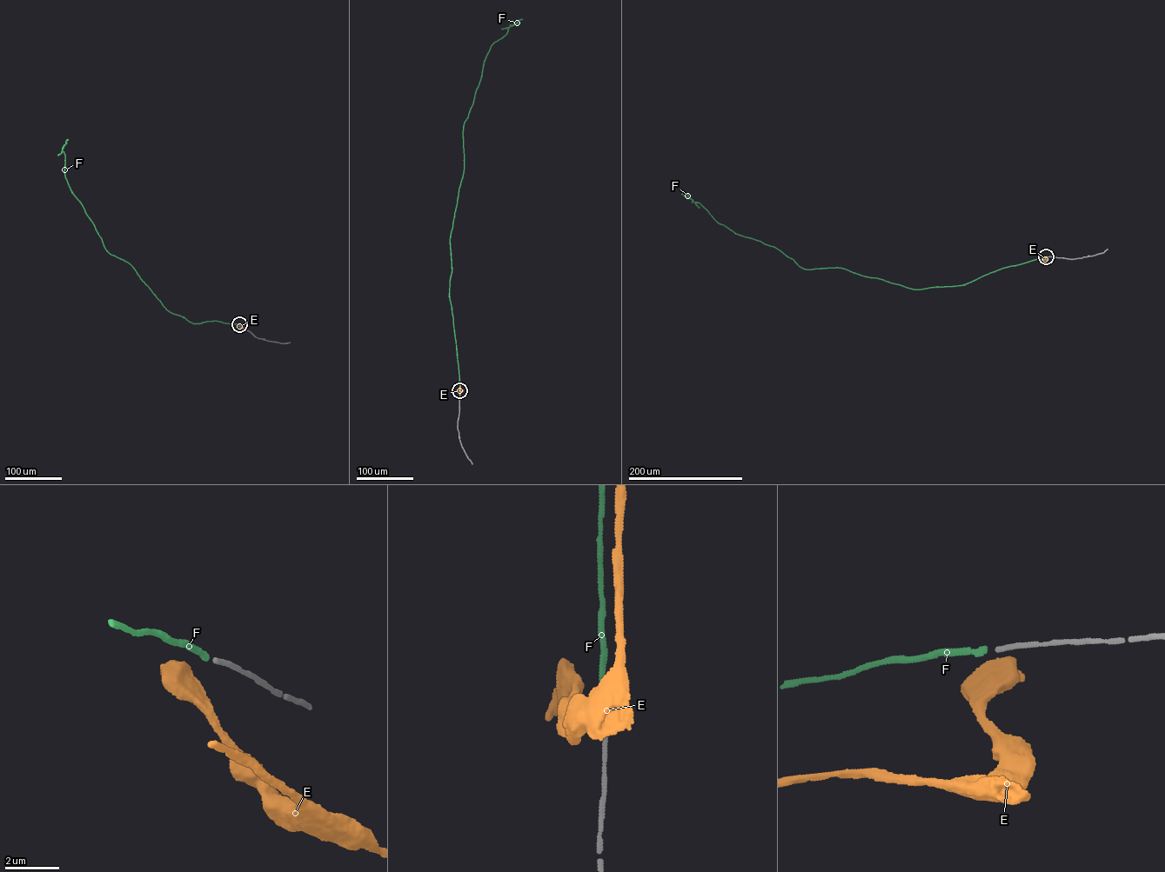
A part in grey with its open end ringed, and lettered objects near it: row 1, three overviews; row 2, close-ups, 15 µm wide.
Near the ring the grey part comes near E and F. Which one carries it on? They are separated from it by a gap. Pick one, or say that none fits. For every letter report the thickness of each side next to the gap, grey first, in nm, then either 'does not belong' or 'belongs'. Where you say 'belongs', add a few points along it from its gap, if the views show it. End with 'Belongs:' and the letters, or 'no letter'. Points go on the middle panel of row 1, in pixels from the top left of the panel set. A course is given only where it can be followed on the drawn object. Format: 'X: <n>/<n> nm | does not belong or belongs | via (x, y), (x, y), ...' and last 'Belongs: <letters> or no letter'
E: 170/800 nm | does not belong
F: 170/190 nm | belongs | via (459, 390), (449, 295), (450, 240), (464, 169), (464, 124), (491, 46), (522, 19)
Belongs: F

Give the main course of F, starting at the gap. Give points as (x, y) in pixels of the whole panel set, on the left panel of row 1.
F: (239, 324), (216, 321), (194, 323), (172, 313), (130, 264), (108, 252), (65, 178), (62, 150), (68, 139)

